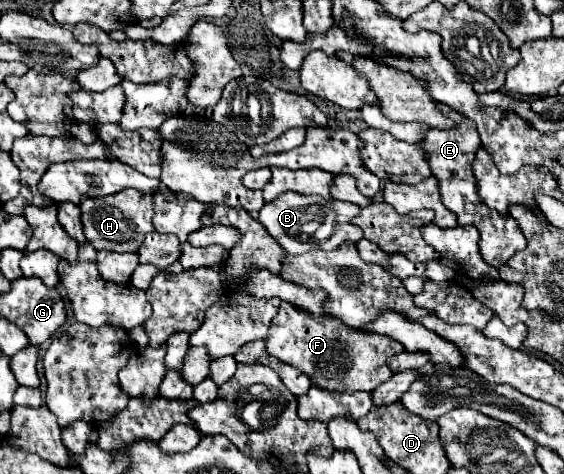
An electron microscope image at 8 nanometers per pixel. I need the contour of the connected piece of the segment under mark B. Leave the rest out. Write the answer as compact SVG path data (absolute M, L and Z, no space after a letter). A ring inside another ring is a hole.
M283 193L283 197L277 197L271 203L265 203L263 209L259 211L259 223L267 229L267 233L291 255L299 255L311 249L319 247L325 251L331 251L343 245L345 241L357 243L359 239L363 239L363 231L355 229L355 225L351 225L351 215L355 217L355 213L359 213L359 207L353 203L345 203L345 201L335 201L335 199L323 199L323 197L303 197L299 193ZM331 217L331 223L335 229L329 238L319 244L319 241L311 241L313 233L321 227L321 223Z

